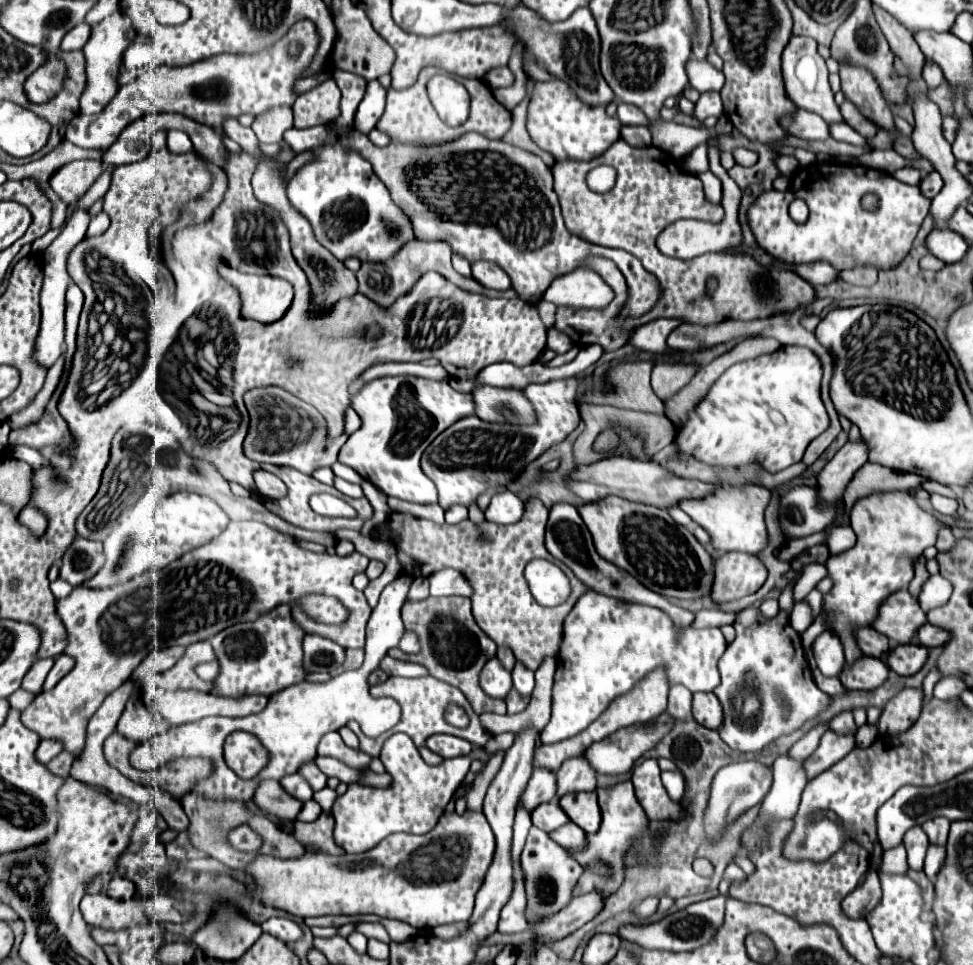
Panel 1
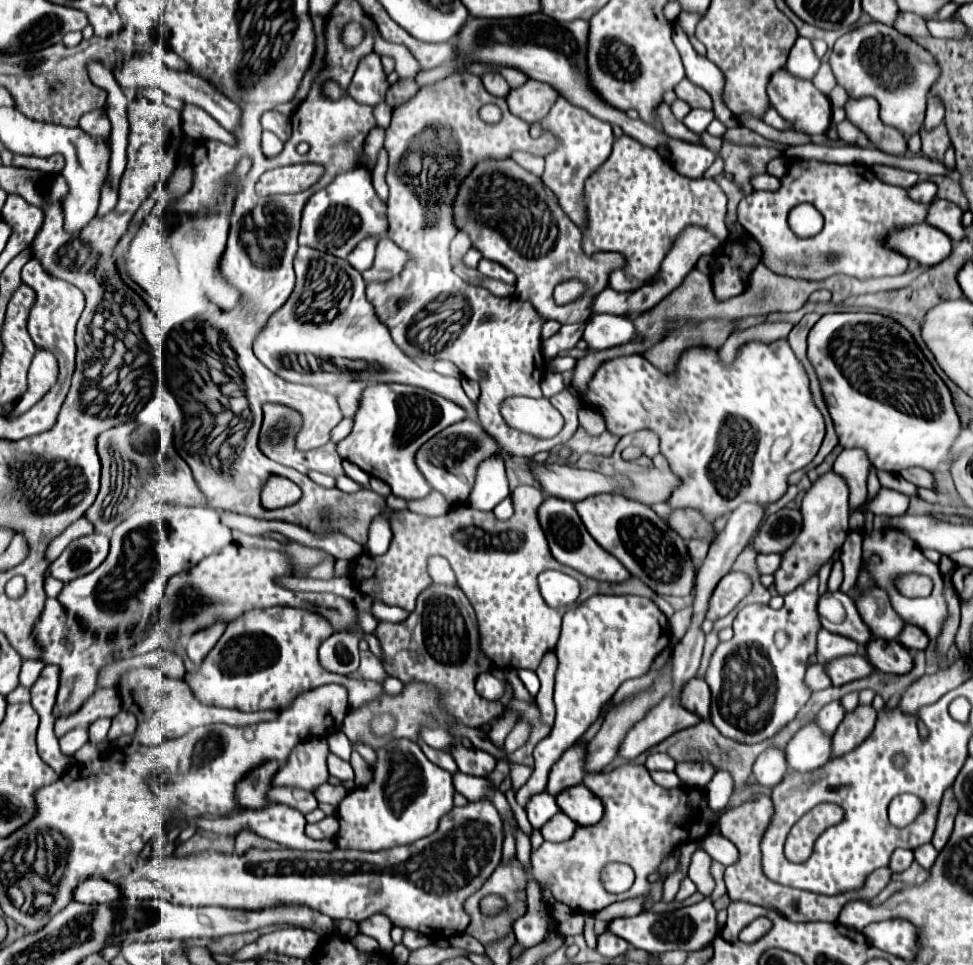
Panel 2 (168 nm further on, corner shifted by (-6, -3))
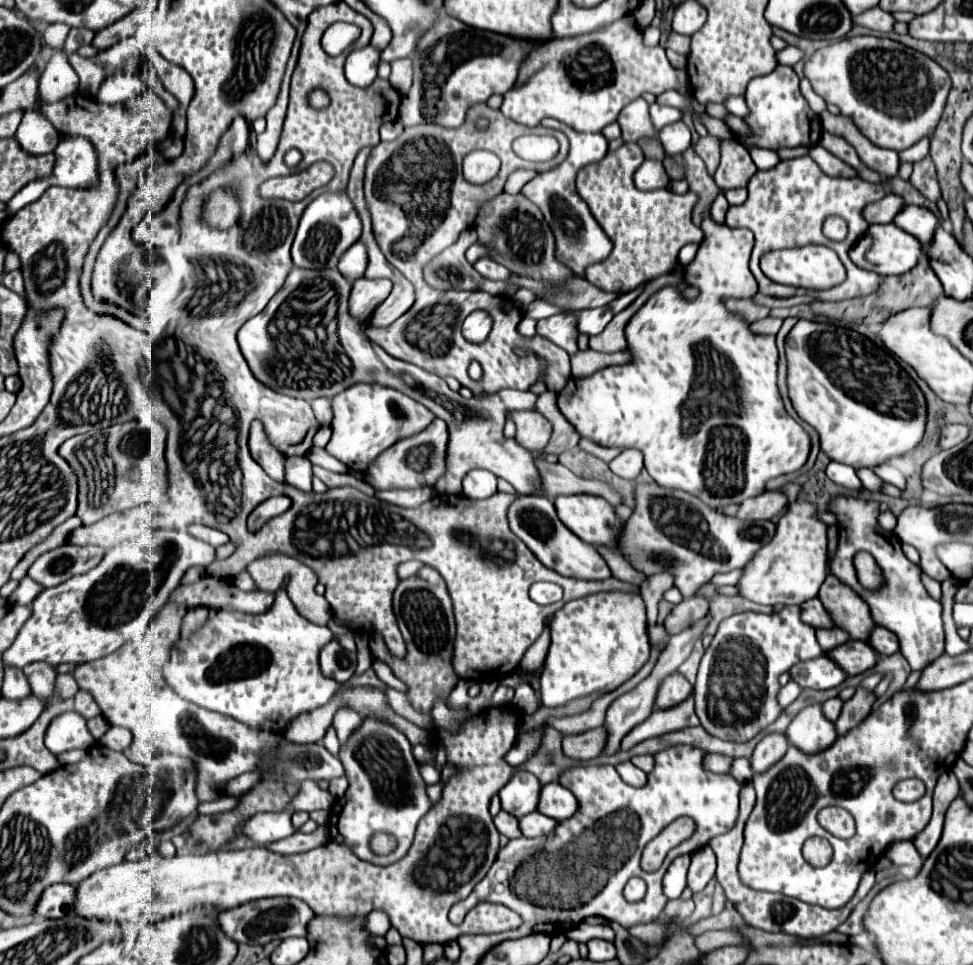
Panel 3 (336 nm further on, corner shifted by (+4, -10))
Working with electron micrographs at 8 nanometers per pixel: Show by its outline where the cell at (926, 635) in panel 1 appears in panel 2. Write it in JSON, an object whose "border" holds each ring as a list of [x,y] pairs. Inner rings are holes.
{"border":[[[904,625],[904,629],[898,635],[900,645],[904,645],[908,651],[916,651],[916,649],[926,649],[928,645],[928,637],[926,633],[922,633],[922,629],[914,627],[914,625]]]}

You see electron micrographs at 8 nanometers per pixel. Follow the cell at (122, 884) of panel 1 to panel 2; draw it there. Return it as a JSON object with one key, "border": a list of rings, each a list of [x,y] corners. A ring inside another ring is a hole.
{"border":[[[86,879],[82,881],[74,893],[72,893],[74,901],[78,903],[90,903],[90,905],[98,905],[98,903],[110,903],[116,901],[120,895],[118,885],[106,881],[106,879]]]}

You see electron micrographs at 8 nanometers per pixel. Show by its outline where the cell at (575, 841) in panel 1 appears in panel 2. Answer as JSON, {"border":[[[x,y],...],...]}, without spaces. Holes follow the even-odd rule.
{"border":[[[556,813],[556,817],[546,821],[546,825],[542,825],[540,831],[546,841],[560,843],[560,841],[570,839],[574,835],[574,829],[576,829],[576,823],[570,817],[566,817],[564,813]]]}

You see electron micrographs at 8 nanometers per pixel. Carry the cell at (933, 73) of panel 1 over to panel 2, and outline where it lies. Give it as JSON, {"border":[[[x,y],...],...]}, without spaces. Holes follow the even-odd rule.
{"border":[[[930,97],[928,99],[928,111],[926,111],[924,129],[932,131],[934,127],[938,127],[942,123],[942,117],[944,117],[944,105],[942,105],[942,101],[938,101],[938,97]]]}

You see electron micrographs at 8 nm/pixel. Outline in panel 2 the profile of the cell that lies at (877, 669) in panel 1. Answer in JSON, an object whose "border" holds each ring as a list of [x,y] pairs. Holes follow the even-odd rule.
{"border":[[[856,653],[856,655],[846,655],[846,657],[838,657],[838,659],[824,663],[824,671],[828,673],[832,685],[840,687],[840,685],[850,683],[854,679],[868,677],[874,669],[864,655]]]}

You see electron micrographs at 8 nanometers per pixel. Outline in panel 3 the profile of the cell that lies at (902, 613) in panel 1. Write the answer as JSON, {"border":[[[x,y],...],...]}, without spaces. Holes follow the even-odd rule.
{"border":[[[828,574],[824,580],[818,598],[828,608],[834,624],[850,634],[852,640],[868,642],[868,632],[876,628],[876,622],[870,616],[868,604],[846,584],[842,584],[836,576]]]}

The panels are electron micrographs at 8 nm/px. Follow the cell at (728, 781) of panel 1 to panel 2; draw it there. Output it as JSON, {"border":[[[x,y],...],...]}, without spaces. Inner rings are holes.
{"border":[[[768,747],[758,755],[752,775],[756,777],[758,785],[774,787],[778,785],[778,781],[784,779],[786,771],[788,771],[788,763],[786,763],[784,751],[778,747]]]}

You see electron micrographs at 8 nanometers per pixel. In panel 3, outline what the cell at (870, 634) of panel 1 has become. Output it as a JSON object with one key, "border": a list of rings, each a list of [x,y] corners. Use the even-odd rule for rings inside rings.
{"border":[[[818,598],[806,600],[802,604],[802,620],[816,630],[818,628],[834,628],[834,620],[832,620],[830,612],[822,606],[822,602]]]}

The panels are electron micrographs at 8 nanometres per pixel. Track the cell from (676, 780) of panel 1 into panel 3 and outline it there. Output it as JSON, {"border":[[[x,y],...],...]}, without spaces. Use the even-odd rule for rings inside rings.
{"border":[[[624,762],[624,764],[618,764],[616,766],[618,774],[622,776],[622,780],[630,786],[644,786],[648,782],[648,776],[646,772],[642,772],[640,768],[636,768],[632,762]]]}

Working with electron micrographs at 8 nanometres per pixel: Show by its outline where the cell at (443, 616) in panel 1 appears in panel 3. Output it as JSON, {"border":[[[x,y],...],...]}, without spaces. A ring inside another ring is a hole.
{"border":[[[424,566],[416,576],[400,580],[394,592],[394,614],[398,618],[404,642],[406,642],[406,656],[394,656],[377,632],[371,633],[369,647],[376,660],[386,662],[394,676],[408,686],[408,700],[414,710],[422,714],[430,714],[436,700],[448,702],[448,696],[458,684],[458,674],[452,668],[454,656],[454,636],[456,636],[456,622],[452,612],[452,600],[446,590],[444,578],[430,566]]]}

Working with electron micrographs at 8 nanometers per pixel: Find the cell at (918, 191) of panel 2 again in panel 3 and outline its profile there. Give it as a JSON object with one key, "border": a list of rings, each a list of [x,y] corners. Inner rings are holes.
{"border":[[[886,194],[882,200],[868,204],[864,208],[864,218],[870,224],[888,224],[896,218],[896,214],[904,208],[904,198],[898,194]]]}

